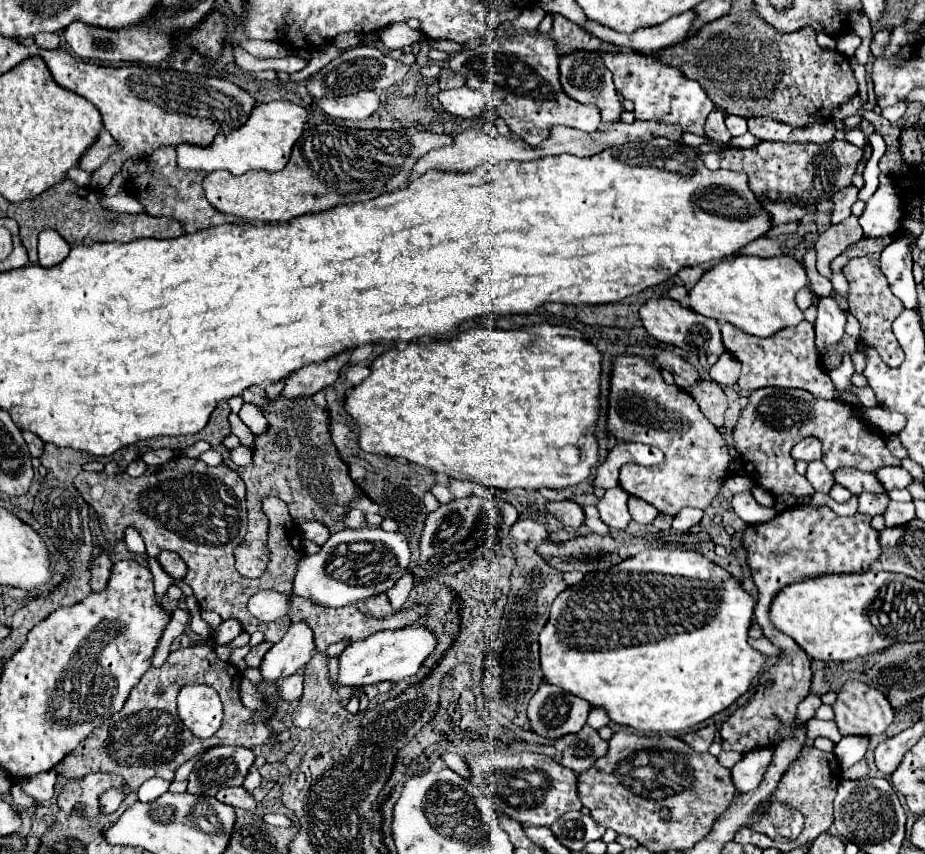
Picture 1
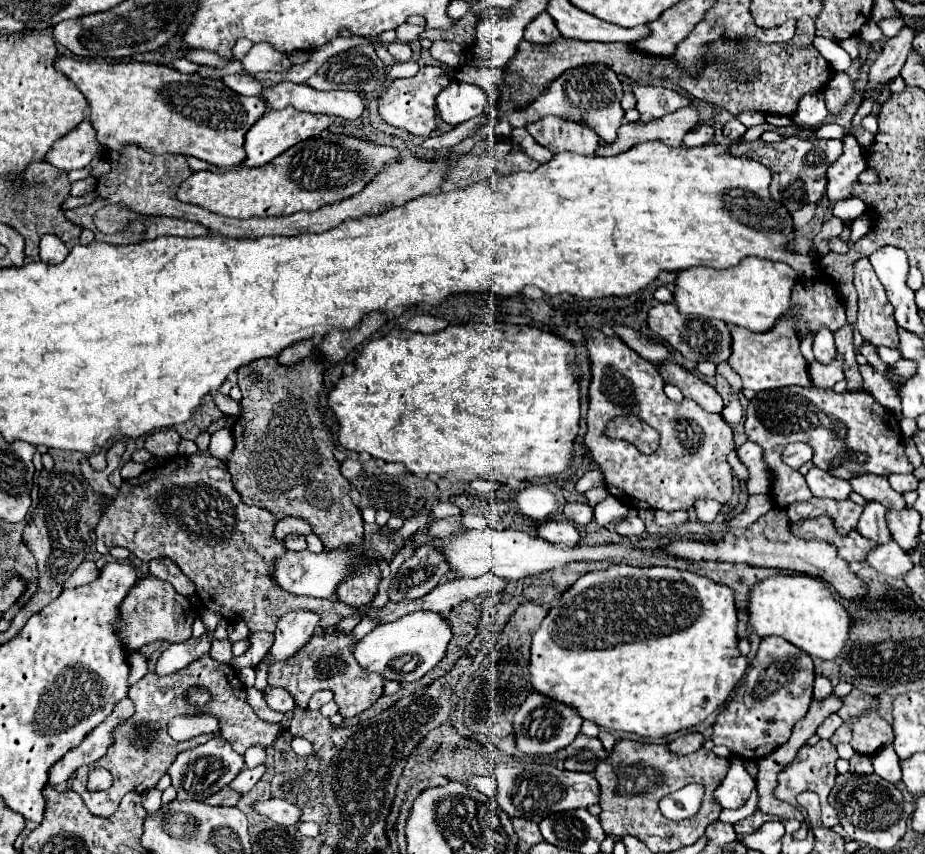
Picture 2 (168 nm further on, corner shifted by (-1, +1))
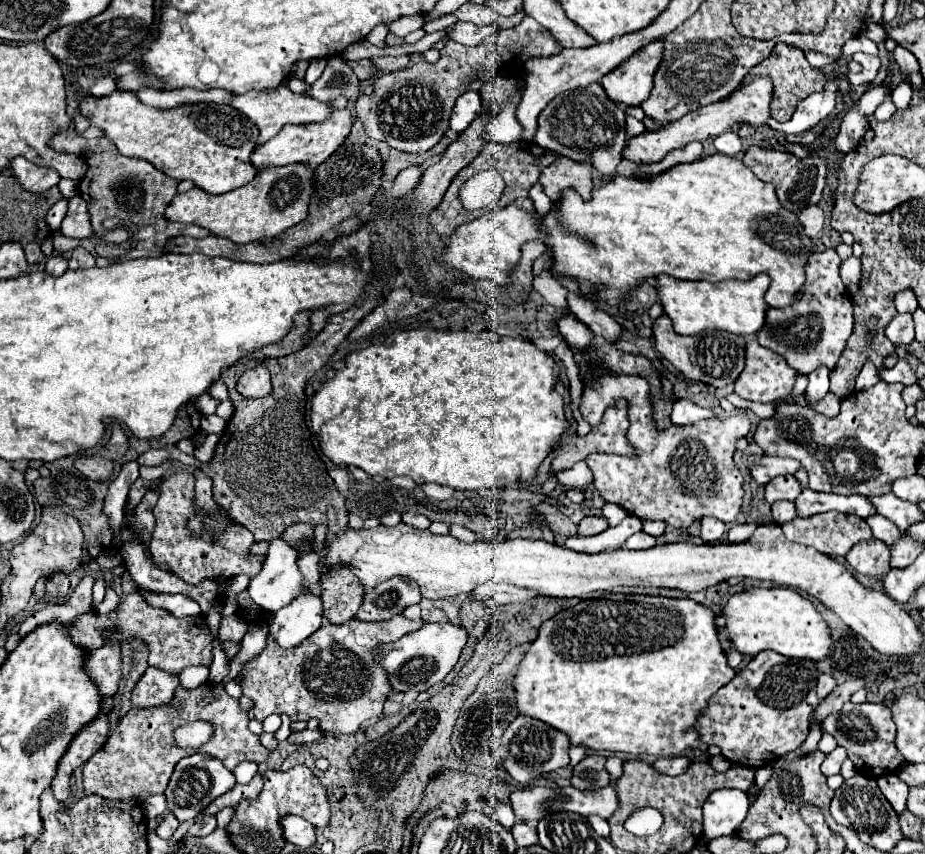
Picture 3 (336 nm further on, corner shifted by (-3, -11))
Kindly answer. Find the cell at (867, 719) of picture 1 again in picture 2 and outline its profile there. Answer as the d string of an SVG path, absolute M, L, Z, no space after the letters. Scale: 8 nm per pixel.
M850 720L850 722L846 722L846 724L842 724L836 732L834 732L834 736L830 738L830 742L836 746L836 744L840 744L840 742L850 742L850 738L852 738L852 732L850 732L850 724L852 724L854 720Z

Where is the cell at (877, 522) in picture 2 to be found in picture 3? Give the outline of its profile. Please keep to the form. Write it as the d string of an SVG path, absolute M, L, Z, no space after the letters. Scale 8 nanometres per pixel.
M878 538L858 542L848 554L848 564L864 576L880 578L890 568L890 546Z

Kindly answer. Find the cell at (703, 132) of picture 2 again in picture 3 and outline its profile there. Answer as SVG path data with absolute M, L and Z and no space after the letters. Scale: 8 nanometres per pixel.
M690 142L688 146L680 148L680 150L674 150L670 152L662 162L656 162L654 166L642 166L638 170L640 176L652 176L652 174L658 174L658 172L664 172L676 164L686 164L686 162L696 162L700 156L702 156L702 144L700 142Z

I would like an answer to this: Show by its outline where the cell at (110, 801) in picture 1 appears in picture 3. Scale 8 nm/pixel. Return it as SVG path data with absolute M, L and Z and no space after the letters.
M204 682L200 684L198 688L192 688L192 690L186 690L182 686L176 688L176 694L170 702L166 704L160 704L160 706L148 706L148 708L132 708L128 710L122 720L118 722L118 726L114 728L114 732L110 734L106 746L96 752L84 766L84 776L82 776L82 790L84 790L84 796L102 796L102 798L108 798L108 800L146 800L148 796L152 794L162 794L168 786L168 780L174 772L174 766L184 758L184 756L190 756L192 750L182 750L174 744L174 730L186 722L192 722L192 720L210 720L214 724L214 738L212 738L212 750L210 754L218 760L222 760L222 764L228 768L228 770L234 770L242 760L252 760L252 762L266 762L270 758L270 750L264 748L260 744L260 738L256 734L252 734L248 730L248 712L244 712L240 708L240 702L232 696L226 694L224 686L222 684L214 684L214 682Z

